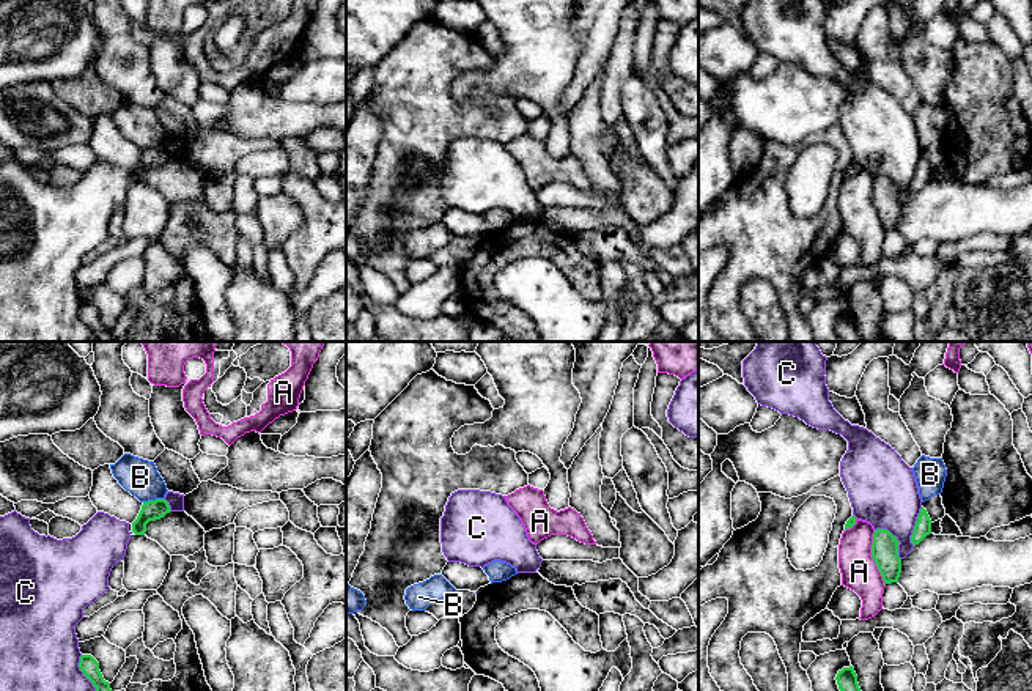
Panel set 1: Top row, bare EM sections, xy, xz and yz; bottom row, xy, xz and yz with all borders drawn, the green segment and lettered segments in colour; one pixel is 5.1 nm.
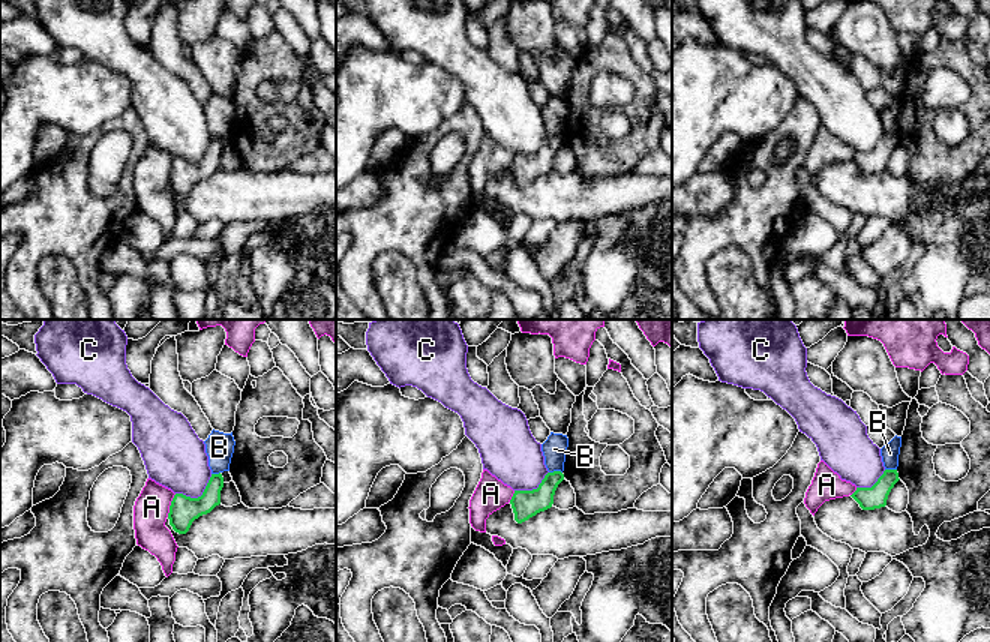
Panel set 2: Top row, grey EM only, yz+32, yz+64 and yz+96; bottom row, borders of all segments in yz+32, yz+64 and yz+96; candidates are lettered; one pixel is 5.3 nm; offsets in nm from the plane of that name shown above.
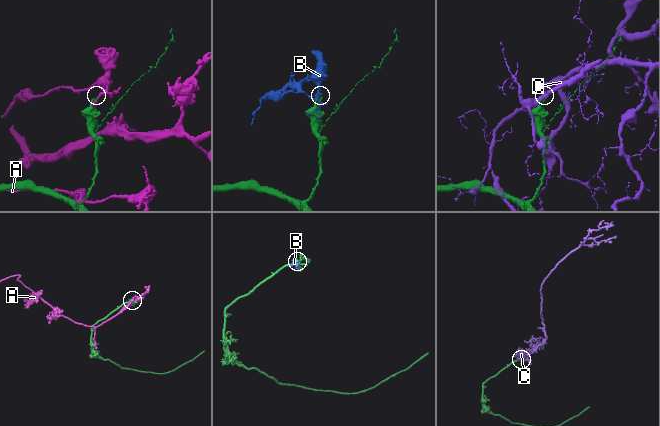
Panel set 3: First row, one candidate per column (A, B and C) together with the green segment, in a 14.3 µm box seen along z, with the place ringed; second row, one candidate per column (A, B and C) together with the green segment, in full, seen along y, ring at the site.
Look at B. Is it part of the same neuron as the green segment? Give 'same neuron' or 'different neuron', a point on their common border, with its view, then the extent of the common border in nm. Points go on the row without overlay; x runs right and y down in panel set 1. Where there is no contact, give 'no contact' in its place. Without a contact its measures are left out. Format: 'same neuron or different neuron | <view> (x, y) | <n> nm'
different neuron | xy (153, 148) | 110 nm

